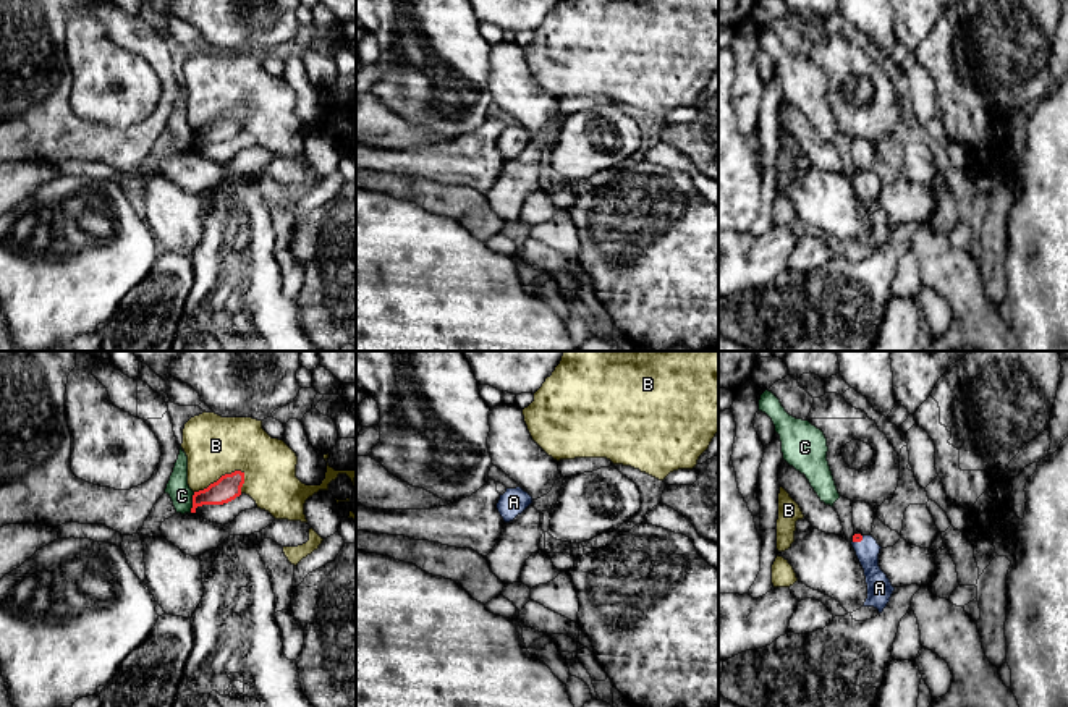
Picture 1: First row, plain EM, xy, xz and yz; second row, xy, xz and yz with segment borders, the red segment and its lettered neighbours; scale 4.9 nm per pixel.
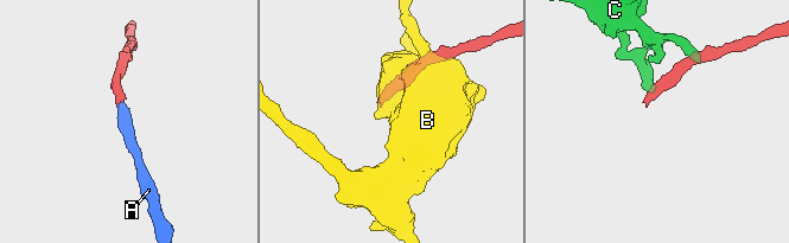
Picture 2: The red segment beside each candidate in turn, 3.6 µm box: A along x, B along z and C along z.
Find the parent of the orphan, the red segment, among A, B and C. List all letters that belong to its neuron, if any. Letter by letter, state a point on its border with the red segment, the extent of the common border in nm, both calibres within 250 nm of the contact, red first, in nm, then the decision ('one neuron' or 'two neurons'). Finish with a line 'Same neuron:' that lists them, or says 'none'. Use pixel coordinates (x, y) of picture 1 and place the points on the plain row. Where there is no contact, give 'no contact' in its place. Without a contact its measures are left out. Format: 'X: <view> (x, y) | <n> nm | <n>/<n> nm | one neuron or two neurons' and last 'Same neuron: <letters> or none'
A: yz (858, 178) | 70 nm | 50/120 nm | one neuron
B: xy (220, 115) | 280 nm | 120/300 nm | two neurons
C: xy (193, 139) | 110 nm | 120/110 nm | two neurons
Same neuron: A

